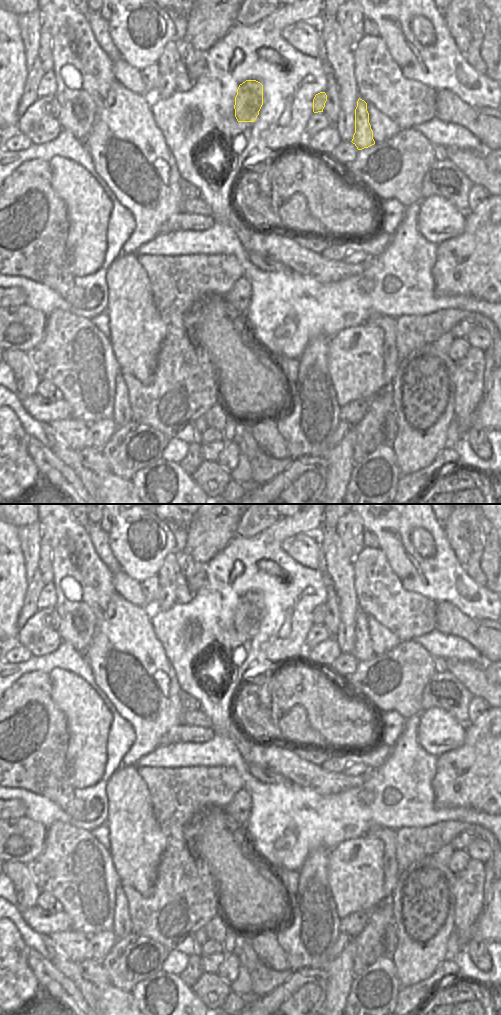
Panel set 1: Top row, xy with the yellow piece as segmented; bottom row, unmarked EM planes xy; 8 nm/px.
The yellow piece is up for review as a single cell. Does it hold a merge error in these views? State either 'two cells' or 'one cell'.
one cell

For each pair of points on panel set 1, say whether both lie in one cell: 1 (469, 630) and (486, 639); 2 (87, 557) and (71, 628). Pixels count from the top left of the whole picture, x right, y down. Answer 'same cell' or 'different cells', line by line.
1: same cell
2: same cell

